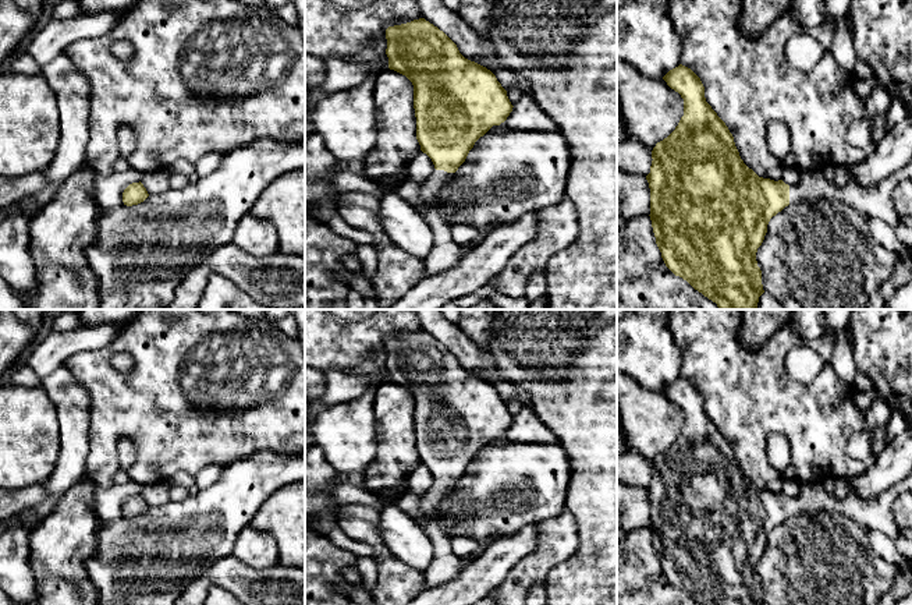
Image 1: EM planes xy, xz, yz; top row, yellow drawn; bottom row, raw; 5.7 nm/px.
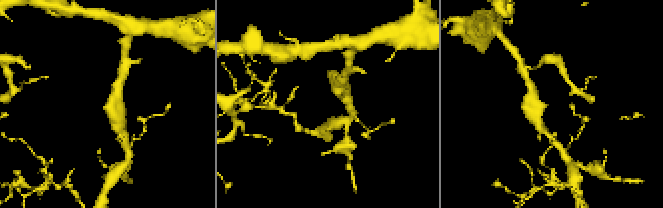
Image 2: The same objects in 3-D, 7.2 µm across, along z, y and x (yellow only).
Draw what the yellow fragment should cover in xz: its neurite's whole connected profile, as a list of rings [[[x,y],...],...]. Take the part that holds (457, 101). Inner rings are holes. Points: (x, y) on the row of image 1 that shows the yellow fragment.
[[[425,18],[388,26],[386,39],[388,68],[405,75],[414,85],[416,139],[433,162],[432,174],[420,185],[425,206],[419,212],[434,236],[432,251],[422,261],[426,276],[433,276],[451,269],[469,252],[451,237],[441,195],[475,142],[493,125],[504,123],[514,106],[490,70],[465,59],[457,45]]]

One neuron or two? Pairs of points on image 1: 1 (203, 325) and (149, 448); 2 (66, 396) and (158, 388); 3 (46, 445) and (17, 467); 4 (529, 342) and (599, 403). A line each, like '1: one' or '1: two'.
1: one
2: two
3: one
4: one

